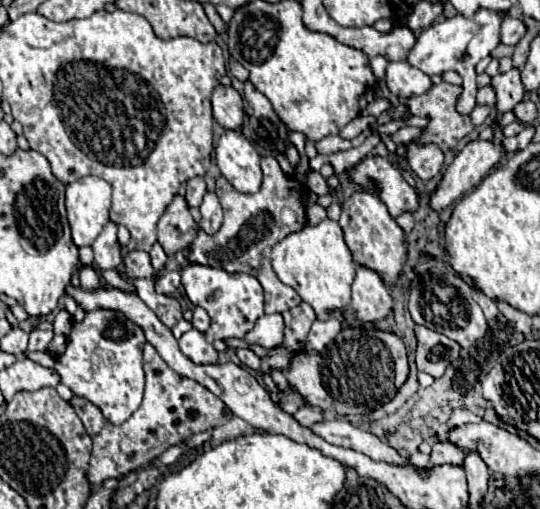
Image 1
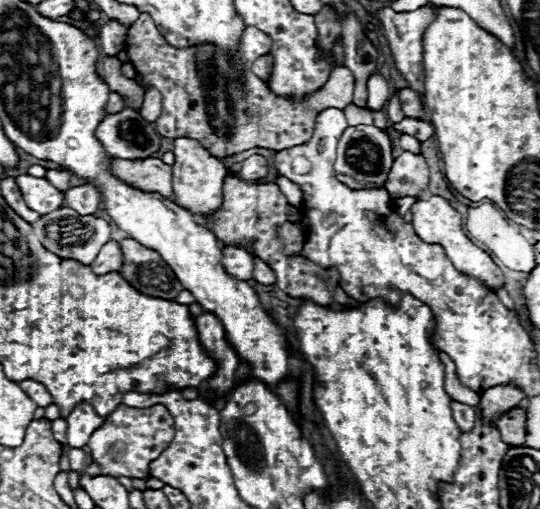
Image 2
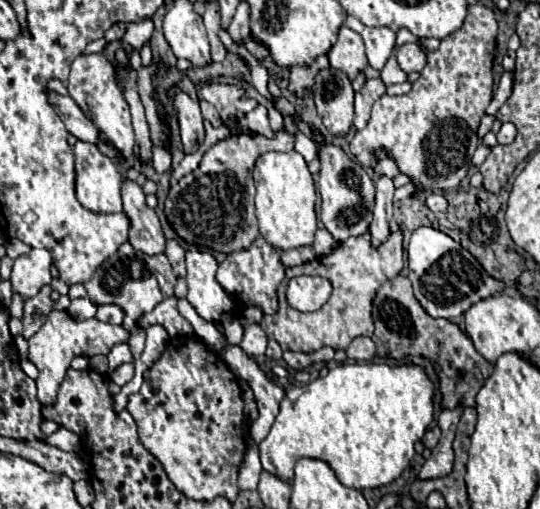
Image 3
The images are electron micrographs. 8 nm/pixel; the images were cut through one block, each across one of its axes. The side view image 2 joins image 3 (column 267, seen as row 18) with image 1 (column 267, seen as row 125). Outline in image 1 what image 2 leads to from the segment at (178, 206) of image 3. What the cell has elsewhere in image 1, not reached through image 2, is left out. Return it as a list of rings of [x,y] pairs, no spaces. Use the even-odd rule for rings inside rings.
[[[264,156],[262,158],[262,186],[256,194],[240,194],[238,190],[232,188],[232,184],[220,176],[216,178],[216,194],[220,196],[220,204],[224,208],[224,222],[218,230],[218,234],[206,234],[204,230],[198,230],[196,238],[190,244],[190,254],[188,262],[212,266],[212,268],[222,268],[226,272],[246,272],[254,274],[254,278],[260,280],[264,288],[264,306],[266,314],[276,314],[290,310],[298,306],[302,300],[296,294],[292,286],[286,286],[284,282],[278,280],[270,266],[270,250],[276,242],[280,242],[284,236],[292,234],[296,228],[286,226],[282,222],[282,208],[300,208],[300,228],[306,224],[306,206],[304,206],[304,196],[306,188],[300,184],[296,178],[288,178],[288,174],[282,172],[274,156]],[[252,244],[254,244],[254,266],[252,266]]]

